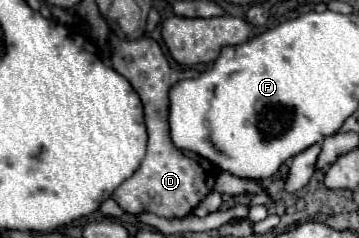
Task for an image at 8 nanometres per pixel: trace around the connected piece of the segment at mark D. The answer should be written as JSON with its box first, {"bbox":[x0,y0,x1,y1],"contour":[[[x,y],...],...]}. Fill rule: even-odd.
{"bbox":[110,35,218,219],"contour":[[[116,35],[110,37],[112,45],[112,67],[118,71],[122,77],[130,81],[134,91],[138,93],[142,105],[144,105],[144,119],[146,119],[146,129],[148,129],[148,151],[136,173],[126,179],[116,191],[114,191],[114,201],[130,213],[130,215],[140,215],[142,211],[154,213],[158,217],[166,219],[182,219],[194,211],[194,207],[214,189],[214,179],[218,173],[218,167],[210,163],[208,159],[196,155],[190,157],[188,153],[180,151],[172,139],[170,139],[170,129],[168,129],[168,91],[172,85],[176,85],[180,79],[188,77],[198,77],[196,69],[186,69],[186,71],[174,71],[160,45],[150,39],[142,37],[136,41],[122,41],[116,39]]]}

